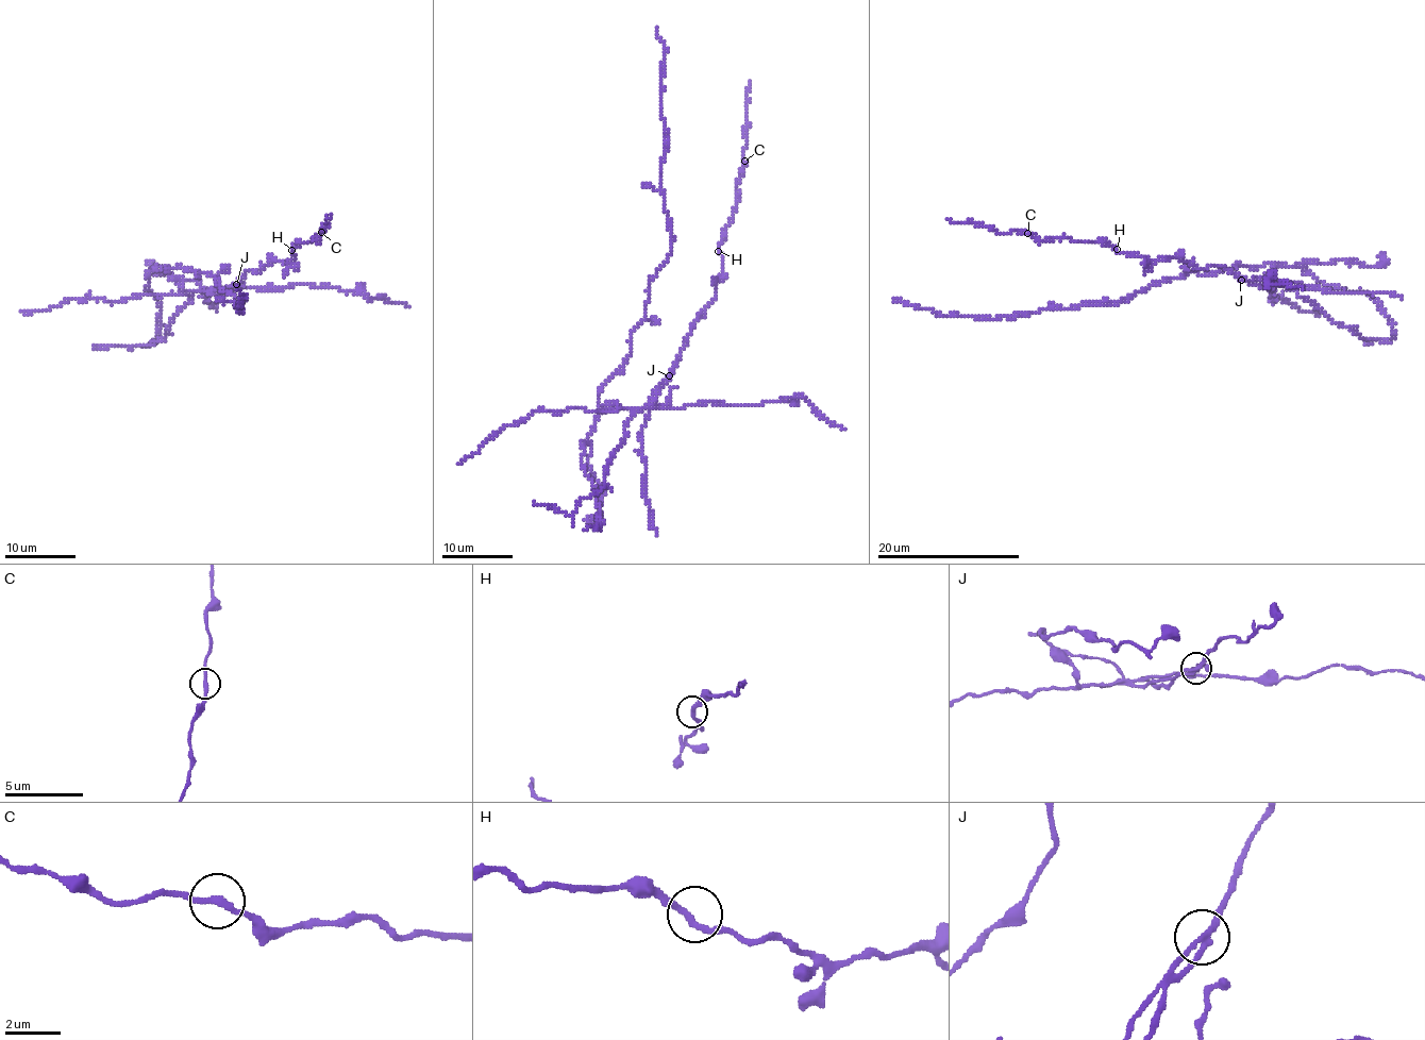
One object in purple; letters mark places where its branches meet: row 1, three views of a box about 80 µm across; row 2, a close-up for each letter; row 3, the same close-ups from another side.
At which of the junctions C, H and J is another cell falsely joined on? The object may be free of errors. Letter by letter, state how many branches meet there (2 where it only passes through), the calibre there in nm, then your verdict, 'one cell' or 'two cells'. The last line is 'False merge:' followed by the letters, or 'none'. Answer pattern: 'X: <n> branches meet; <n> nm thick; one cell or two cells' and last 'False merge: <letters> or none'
C: 2 branches meet; 220 nm thick; one cell
H: 2 branches meet; 220 nm thick; one cell
J: 2 branches meet; 240 nm thick; two cells
False merge: J

